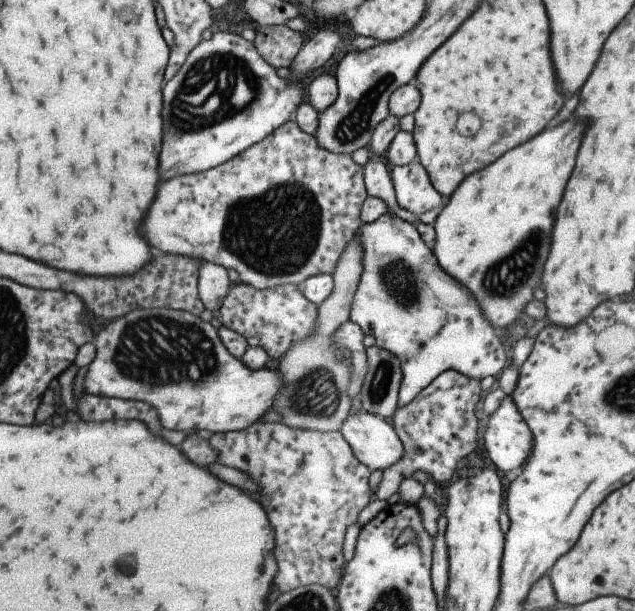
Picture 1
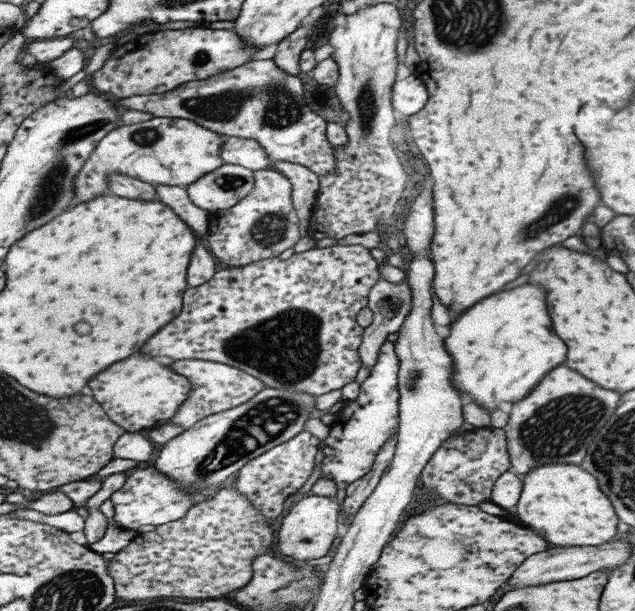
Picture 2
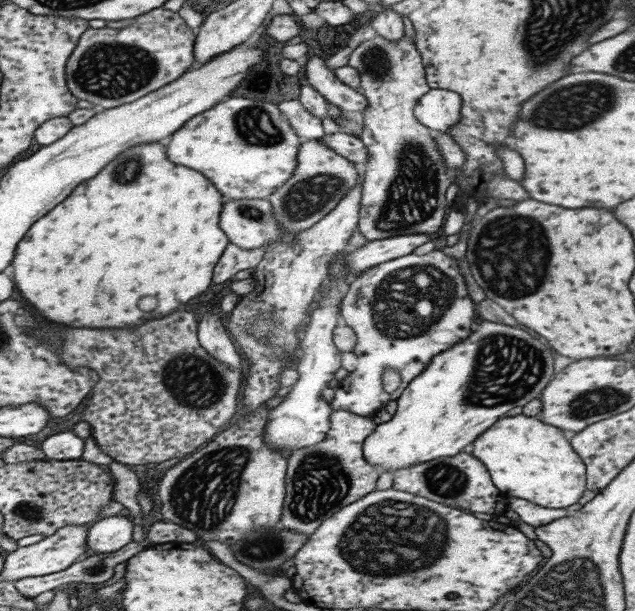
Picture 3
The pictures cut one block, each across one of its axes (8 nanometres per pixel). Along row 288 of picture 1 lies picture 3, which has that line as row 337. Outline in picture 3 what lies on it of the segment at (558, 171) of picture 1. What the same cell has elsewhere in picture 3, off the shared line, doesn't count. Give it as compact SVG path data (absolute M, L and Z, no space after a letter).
M482 322L480 328L468 336L468 340L432 358L427 369L408 383L396 399L397 410L391 420L377 424L364 439L364 458L381 472L394 472L435 458L456 456L462 452L464 446L468 446L499 418L506 415L508 410L539 398L544 386L552 378L552 350L542 340L514 326Z

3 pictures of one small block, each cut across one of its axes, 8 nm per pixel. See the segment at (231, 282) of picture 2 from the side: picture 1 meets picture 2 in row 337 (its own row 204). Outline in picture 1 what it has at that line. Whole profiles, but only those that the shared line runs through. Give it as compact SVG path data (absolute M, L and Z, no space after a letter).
M292 118L288 122L284 122L282 126L276 128L274 132L270 132L264 140L253 144L247 148L242 154L232 157L232 160L211 168L206 172L198 172L198 174L184 174L184 176L176 176L168 182L162 182L160 192L156 196L156 204L148 210L148 220L144 220L144 238L168 252L168 254L180 254L180 256L192 256L192 258L200 258L202 261L213 262L223 266L224 268L233 268L239 274L239 282L250 284L258 290L266 288L274 288L280 285L297 285L301 287L302 283L310 276L322 274L332 274L340 258L344 248L348 246L348 242L363 224L360 218L361 206L366 200L368 194L365 187L364 167L354 162L350 154L334 154L324 150L322 146L318 146L316 138L301 130L296 123L296 119Z

